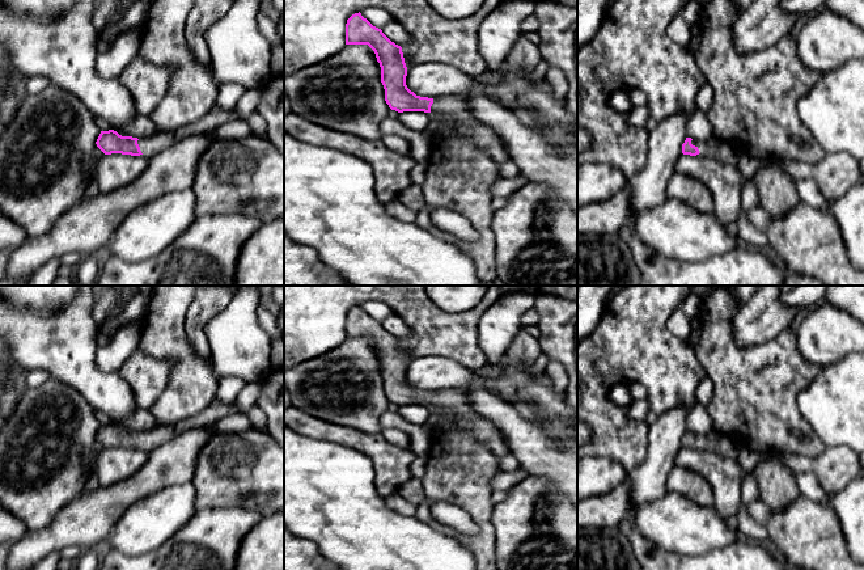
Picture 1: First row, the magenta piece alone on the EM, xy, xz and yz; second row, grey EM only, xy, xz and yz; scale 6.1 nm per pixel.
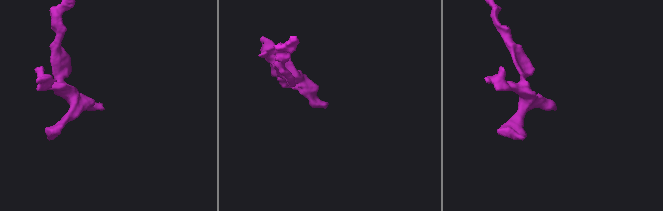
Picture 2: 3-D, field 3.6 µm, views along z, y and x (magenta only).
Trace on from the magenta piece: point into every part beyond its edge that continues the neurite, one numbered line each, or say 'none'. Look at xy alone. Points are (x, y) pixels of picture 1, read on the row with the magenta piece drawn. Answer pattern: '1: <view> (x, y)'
1: xy (151, 146)

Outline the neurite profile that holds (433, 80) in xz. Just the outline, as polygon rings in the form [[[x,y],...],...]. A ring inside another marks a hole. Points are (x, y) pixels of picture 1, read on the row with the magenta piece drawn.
[[[422,63],[410,68],[407,88],[428,98],[469,97],[477,84],[471,75],[444,63]]]

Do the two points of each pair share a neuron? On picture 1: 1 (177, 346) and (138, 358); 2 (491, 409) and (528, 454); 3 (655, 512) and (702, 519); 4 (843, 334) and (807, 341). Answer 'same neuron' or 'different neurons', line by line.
1: different neurons
2: same neuron
3: same neuron
4: same neuron

